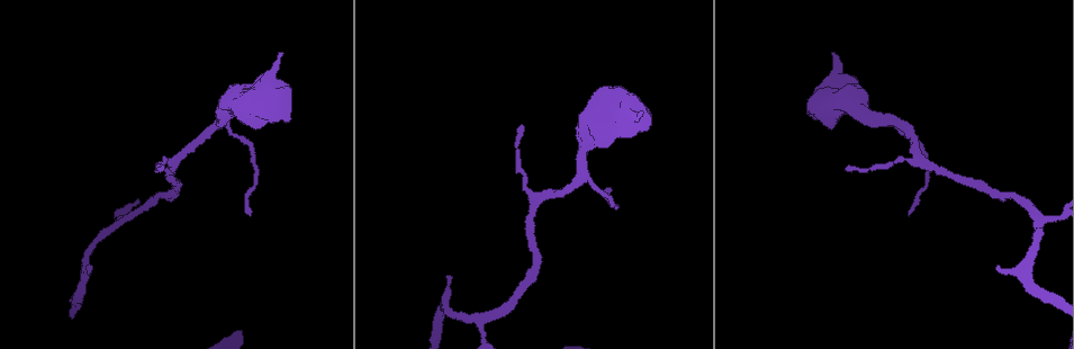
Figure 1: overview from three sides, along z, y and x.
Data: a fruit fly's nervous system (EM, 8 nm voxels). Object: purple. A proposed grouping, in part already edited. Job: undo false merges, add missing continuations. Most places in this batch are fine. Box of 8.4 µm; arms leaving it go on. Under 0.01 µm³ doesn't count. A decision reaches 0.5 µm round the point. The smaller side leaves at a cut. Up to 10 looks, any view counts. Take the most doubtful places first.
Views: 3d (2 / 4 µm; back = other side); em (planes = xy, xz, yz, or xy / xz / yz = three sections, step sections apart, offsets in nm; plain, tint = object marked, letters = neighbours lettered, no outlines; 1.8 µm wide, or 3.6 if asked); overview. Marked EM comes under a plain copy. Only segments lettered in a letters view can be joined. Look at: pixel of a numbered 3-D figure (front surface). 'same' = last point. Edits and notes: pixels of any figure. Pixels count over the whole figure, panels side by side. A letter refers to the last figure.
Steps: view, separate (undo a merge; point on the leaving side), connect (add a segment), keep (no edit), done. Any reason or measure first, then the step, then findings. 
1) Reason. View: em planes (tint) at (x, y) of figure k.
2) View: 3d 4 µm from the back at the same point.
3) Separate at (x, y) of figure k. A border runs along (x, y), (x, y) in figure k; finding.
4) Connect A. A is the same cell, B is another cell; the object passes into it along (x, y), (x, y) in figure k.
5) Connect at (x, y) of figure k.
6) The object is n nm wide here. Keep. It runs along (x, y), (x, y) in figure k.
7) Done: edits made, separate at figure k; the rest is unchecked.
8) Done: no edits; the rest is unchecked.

View: em planes (letters) at (996, 267) of figure 1.

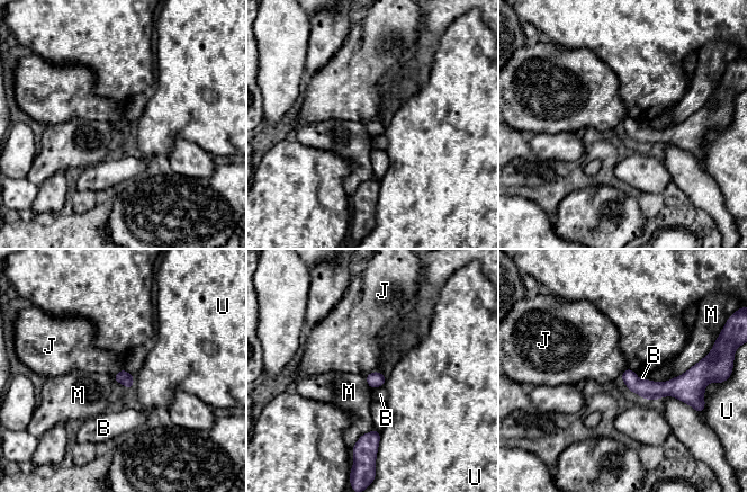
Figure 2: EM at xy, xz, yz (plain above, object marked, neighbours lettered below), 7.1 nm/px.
Keep. B, J, M and U are other cells; a border runs along (377, 369), (365, 376) in figure 2; none of them fits.

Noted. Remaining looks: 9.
An open end. View: em 3.6 µm xz step 8 (letters) at (632, 136) of figure 1.

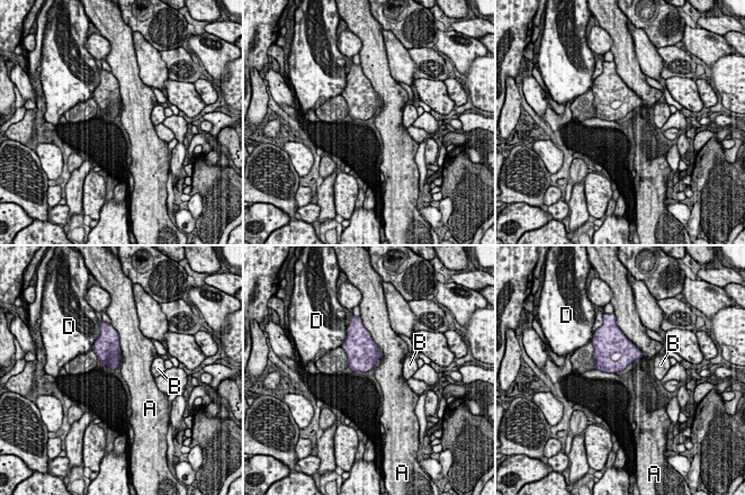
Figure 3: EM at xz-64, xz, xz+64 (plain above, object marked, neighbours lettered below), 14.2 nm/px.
Keep. A, B and D are other cells; no lettered segment goes on from it.

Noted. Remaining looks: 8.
Thin end. View: em 3.6 µm planes (letters) at (908, 213) of figure 1.

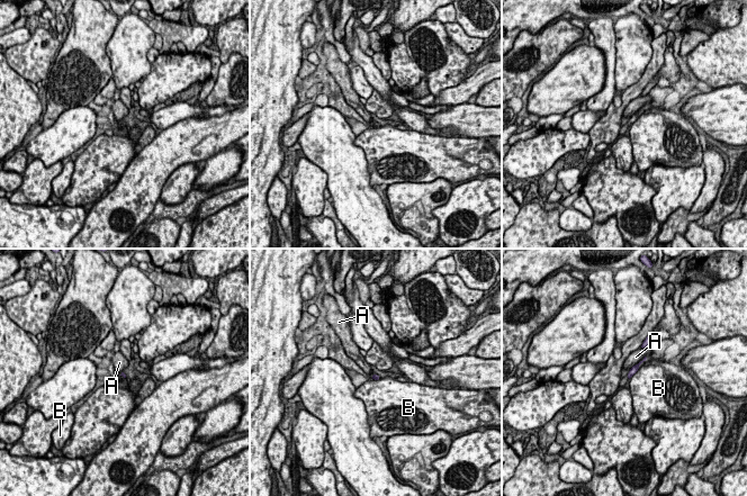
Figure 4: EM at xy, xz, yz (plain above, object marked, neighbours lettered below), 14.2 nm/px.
Keep. A and B are other cells; a border runs along (647, 358), (644, 357), (629, 369) in figure 4; no lettered segment goes on from it.

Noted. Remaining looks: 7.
Three-way junction. View: em planes (tint) at (579, 177) of figure 1.

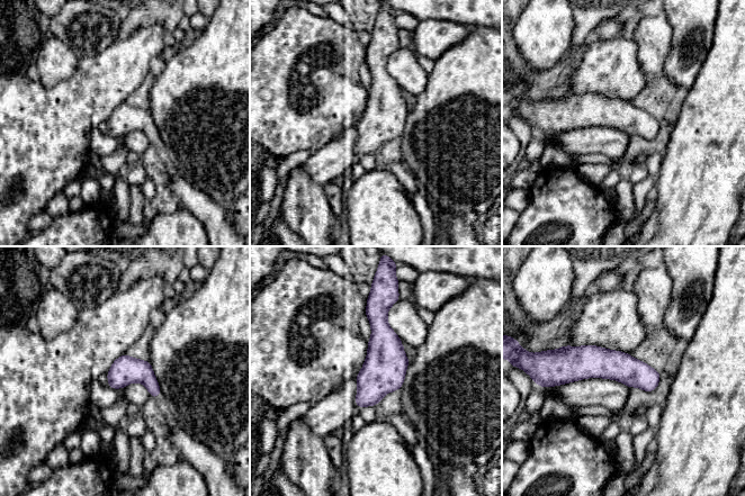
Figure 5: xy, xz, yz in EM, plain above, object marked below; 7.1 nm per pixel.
View: em planes (letters) at the same point.

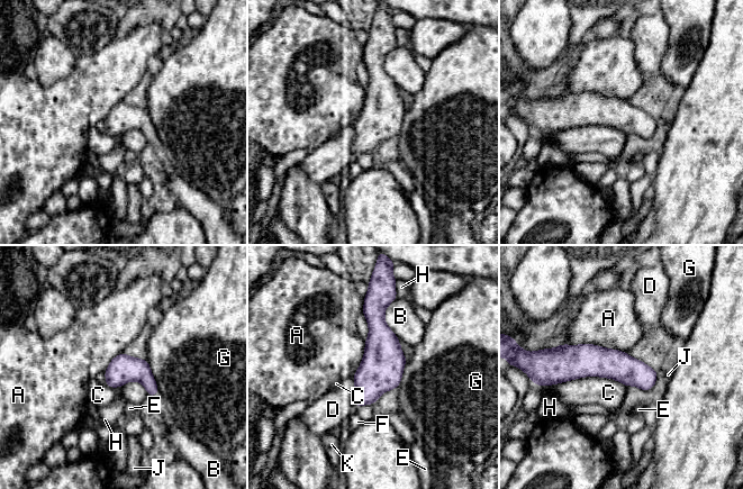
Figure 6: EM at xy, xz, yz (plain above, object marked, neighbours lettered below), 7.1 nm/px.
The longest contact is with C, 550 nm. Keep. A, B, C, D, E, F, G, H, J and K are other cells; a border runs along (550, 385), (608, 377), (626, 387) in figure 6; continuous, no second neuron.

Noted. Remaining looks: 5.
Done: no edits; the rest is unchecked.

